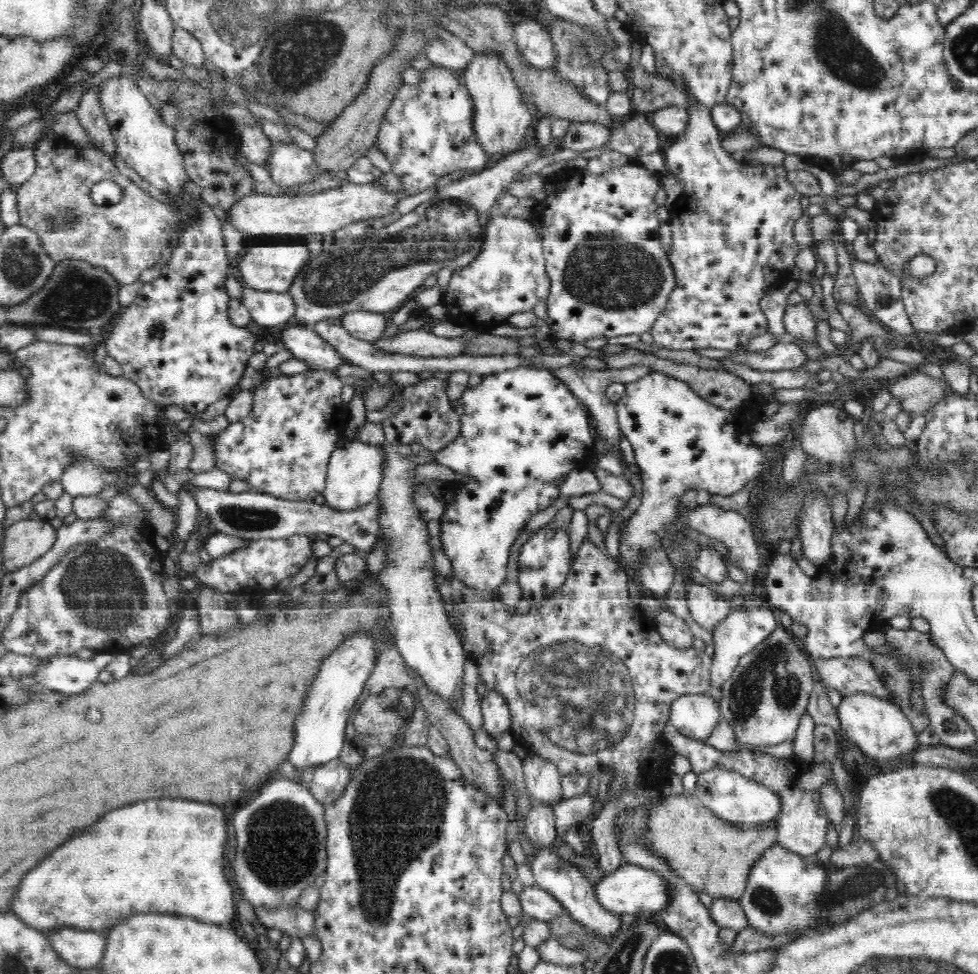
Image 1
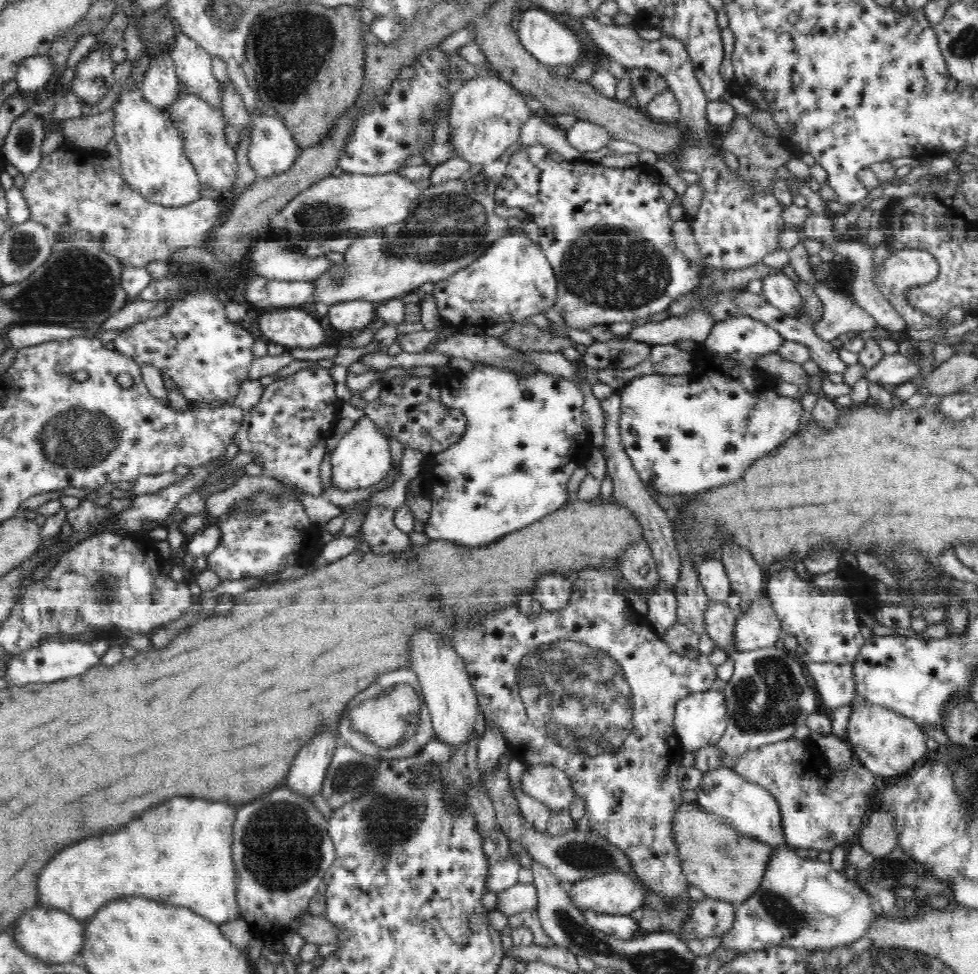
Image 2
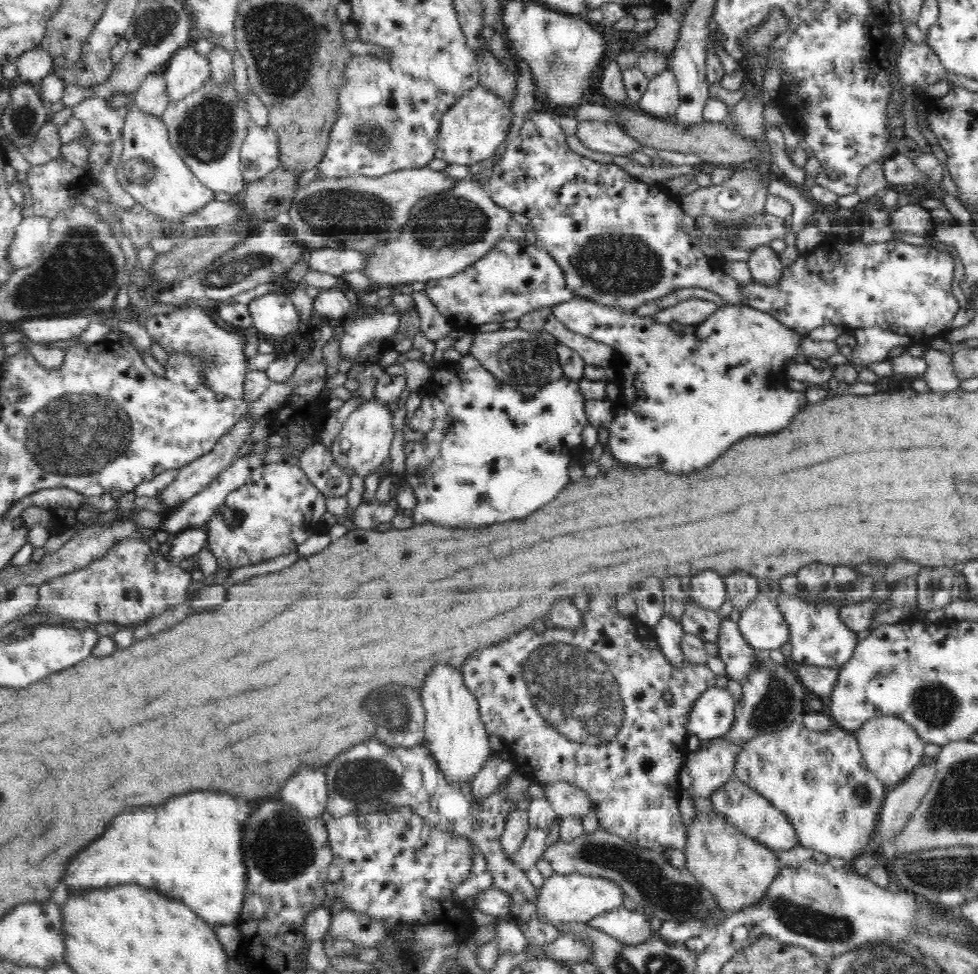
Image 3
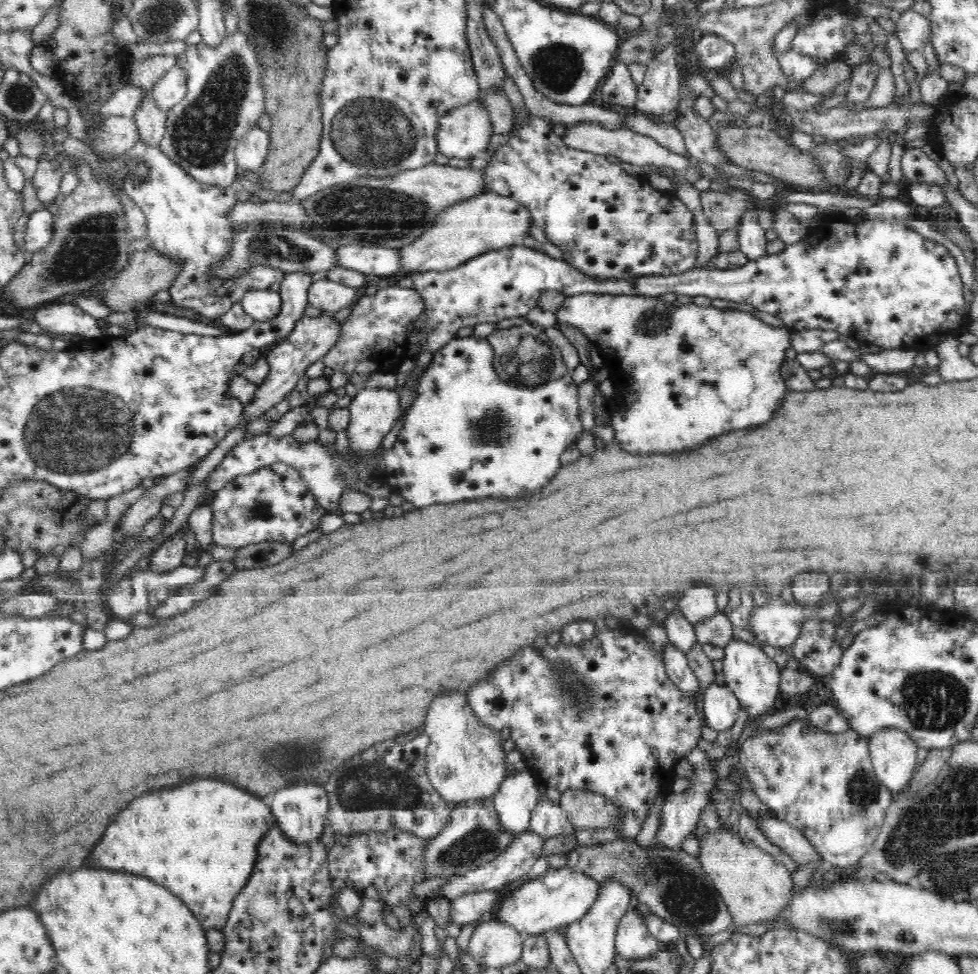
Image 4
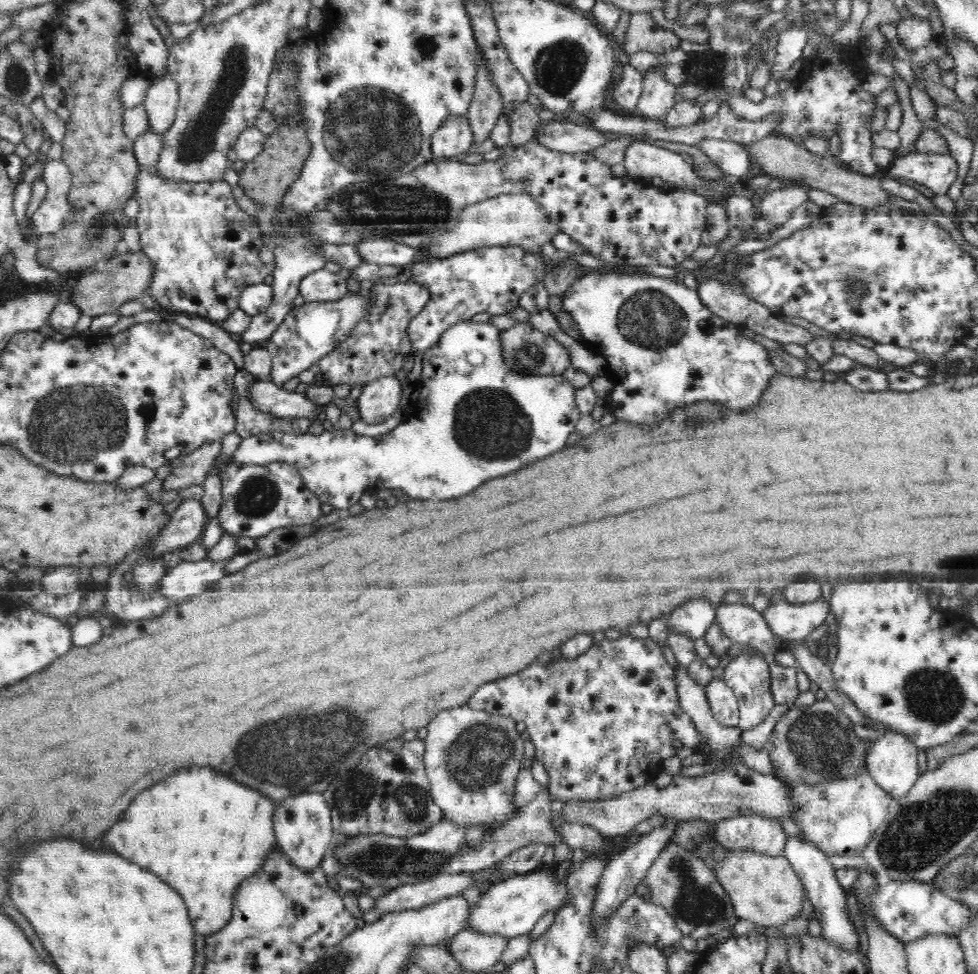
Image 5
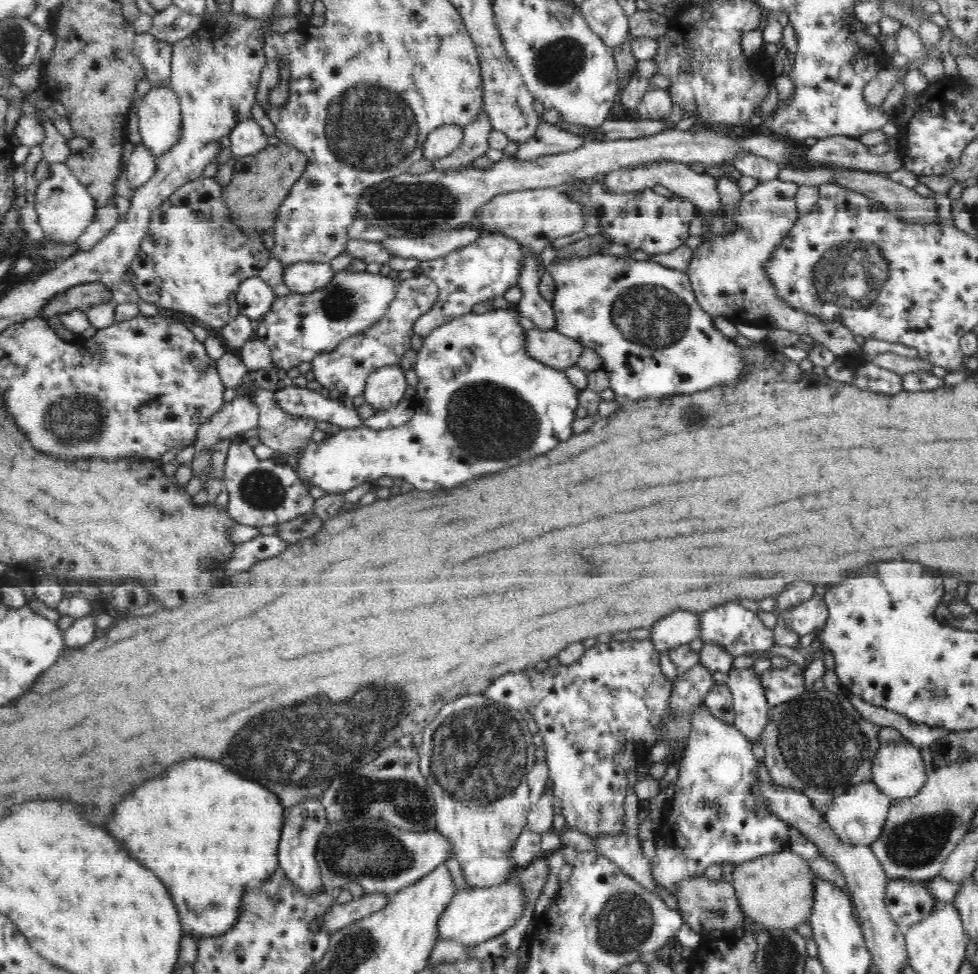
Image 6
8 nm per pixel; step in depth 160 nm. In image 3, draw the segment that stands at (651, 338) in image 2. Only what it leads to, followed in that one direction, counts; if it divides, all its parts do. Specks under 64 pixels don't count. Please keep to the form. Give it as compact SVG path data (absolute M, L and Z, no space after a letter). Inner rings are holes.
M690 298L678 301L672 307L662 309L658 314L654 314L654 319L664 325L670 325L671 322L680 322L682 326L697 325L718 309L710 300Z

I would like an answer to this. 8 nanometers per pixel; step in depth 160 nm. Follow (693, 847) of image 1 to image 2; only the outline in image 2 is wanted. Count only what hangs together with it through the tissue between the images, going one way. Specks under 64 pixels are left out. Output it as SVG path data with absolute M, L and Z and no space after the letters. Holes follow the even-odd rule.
M696 801L682 802L676 808L671 819L671 836L678 847L678 858L687 882L700 888L708 898L735 905L758 890L774 849L765 842L739 834Z

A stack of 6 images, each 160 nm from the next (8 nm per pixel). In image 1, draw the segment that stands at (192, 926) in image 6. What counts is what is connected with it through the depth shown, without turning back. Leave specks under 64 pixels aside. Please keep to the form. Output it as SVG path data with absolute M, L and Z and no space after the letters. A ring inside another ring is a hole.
M160 798L160 800L146 800L146 802L136 802L118 810L112 810L106 814L100 822L96 822L92 828L88 828L84 834L68 840L62 848L54 850L46 860L42 860L32 872L28 872L18 888L18 896L14 898L14 912L20 916L30 928L42 933L57 932L58 929L72 928L87 931L107 932L121 918L126 918L131 914L154 912L160 914L172 914L194 917L200 922L210 922L215 925L227 926L236 922L237 915L234 905L236 903L235 885L230 884L224 875L224 850L226 850L226 838L228 838L228 822L226 814L222 808L214 804L196 804L190 814L194 812L194 822L186 822L186 800L172 800L172 798Z

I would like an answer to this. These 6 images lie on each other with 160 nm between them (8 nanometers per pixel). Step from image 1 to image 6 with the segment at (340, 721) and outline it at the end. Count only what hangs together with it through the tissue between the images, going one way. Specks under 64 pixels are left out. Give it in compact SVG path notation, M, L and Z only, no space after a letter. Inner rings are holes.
M308 800L301 802L298 806L292 806L285 809L284 826L278 848L278 860L285 875L300 890L306 894L316 894L320 888L323 888L321 872L315 858L317 853L317 844L320 841L321 834L329 825L329 818L326 818L326 812L318 800Z

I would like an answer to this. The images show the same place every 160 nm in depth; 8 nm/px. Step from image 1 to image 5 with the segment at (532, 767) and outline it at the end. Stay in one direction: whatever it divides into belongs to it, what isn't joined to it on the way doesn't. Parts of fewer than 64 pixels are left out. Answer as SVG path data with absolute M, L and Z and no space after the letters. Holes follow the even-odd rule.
M740 760L704 776L676 775L665 788L658 788L649 782L642 788L604 800L580 802L578 799L578 802L566 802L562 812L566 822L590 826L602 835L613 838L631 834L642 820L652 816L680 821L702 819L714 822L745 814L757 814L769 819L791 818L791 806L790 800L787 800L786 787L782 785L782 781L776 779L774 772L759 773Z

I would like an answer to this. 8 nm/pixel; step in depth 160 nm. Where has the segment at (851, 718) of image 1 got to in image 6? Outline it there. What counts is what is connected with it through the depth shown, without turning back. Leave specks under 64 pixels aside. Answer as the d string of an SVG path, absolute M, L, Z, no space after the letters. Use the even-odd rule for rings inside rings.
M883 742L870 760L872 780L894 800L912 797L926 782L920 749L908 742Z

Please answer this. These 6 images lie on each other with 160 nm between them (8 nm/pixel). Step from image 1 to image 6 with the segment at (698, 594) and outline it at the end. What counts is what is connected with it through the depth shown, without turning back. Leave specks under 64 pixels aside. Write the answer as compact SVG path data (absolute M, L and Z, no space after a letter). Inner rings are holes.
M732 668L728 672L727 685L733 696L735 719L733 725L749 742L756 743L766 723L769 721L768 704L759 675L752 668L738 670Z

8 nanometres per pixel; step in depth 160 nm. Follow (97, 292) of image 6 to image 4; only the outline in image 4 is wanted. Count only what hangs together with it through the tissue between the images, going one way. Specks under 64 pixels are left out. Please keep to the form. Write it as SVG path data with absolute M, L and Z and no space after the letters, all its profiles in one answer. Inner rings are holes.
M152 248L145 251L131 250L128 266L122 269L116 277L111 278L110 286L99 294L100 299L113 312L129 312L136 309L140 302L149 303L150 298L159 290L167 290L180 270L182 270L182 263L170 261L168 256Z

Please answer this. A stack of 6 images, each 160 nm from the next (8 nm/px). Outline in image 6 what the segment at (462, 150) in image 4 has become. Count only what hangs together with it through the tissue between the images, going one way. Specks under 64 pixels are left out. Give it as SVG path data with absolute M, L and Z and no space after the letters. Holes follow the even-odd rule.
M445 125L427 136L425 140L425 158L434 161L453 153L461 144L464 128L458 125Z

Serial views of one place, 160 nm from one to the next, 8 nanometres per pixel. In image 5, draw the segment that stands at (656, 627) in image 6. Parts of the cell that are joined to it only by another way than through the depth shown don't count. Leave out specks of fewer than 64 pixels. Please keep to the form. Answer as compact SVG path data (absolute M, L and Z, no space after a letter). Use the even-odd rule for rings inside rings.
M690 600L680 604L669 614L667 630L687 634L694 639L703 638L708 627L715 622L717 606L708 600Z

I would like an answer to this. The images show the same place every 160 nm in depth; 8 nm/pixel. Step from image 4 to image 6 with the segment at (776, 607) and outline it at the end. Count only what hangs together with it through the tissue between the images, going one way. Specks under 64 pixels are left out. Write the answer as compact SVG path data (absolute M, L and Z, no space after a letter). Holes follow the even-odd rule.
M818 595L808 598L802 605L780 612L782 620L800 637L820 630L827 621L826 602Z

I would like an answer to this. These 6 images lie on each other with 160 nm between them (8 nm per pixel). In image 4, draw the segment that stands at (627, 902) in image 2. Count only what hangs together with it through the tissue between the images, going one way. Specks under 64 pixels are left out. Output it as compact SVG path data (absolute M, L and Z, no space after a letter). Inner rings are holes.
M568 866L551 868L540 878L530 879L512 890L500 901L491 917L513 926L518 932L537 935L550 929L566 927L584 917L593 908L600 893L597 879L586 876Z

